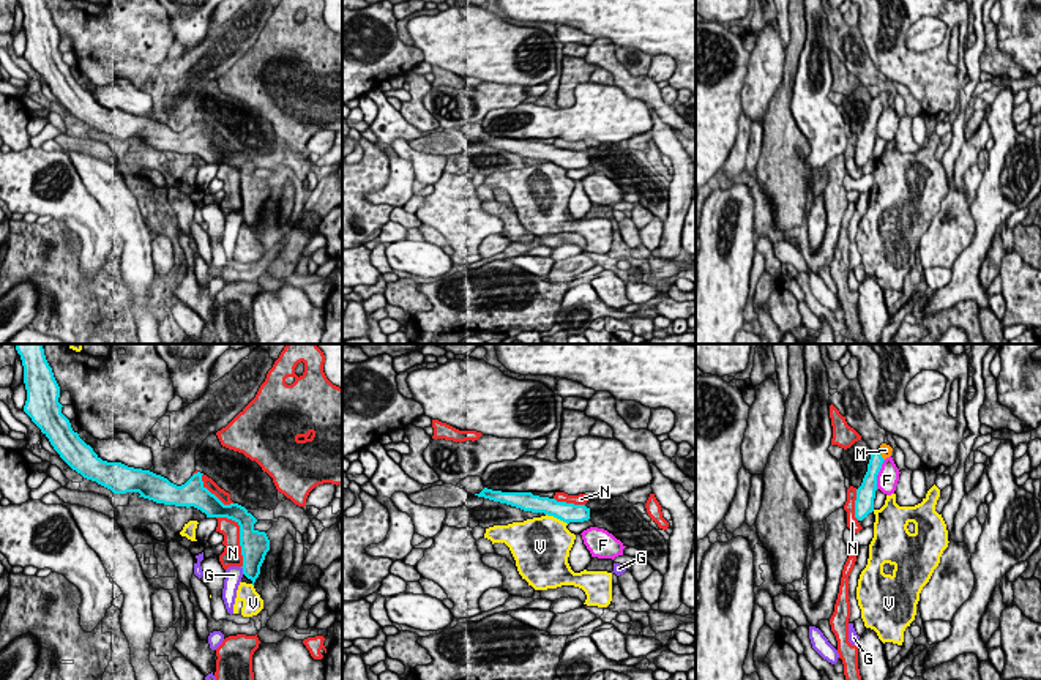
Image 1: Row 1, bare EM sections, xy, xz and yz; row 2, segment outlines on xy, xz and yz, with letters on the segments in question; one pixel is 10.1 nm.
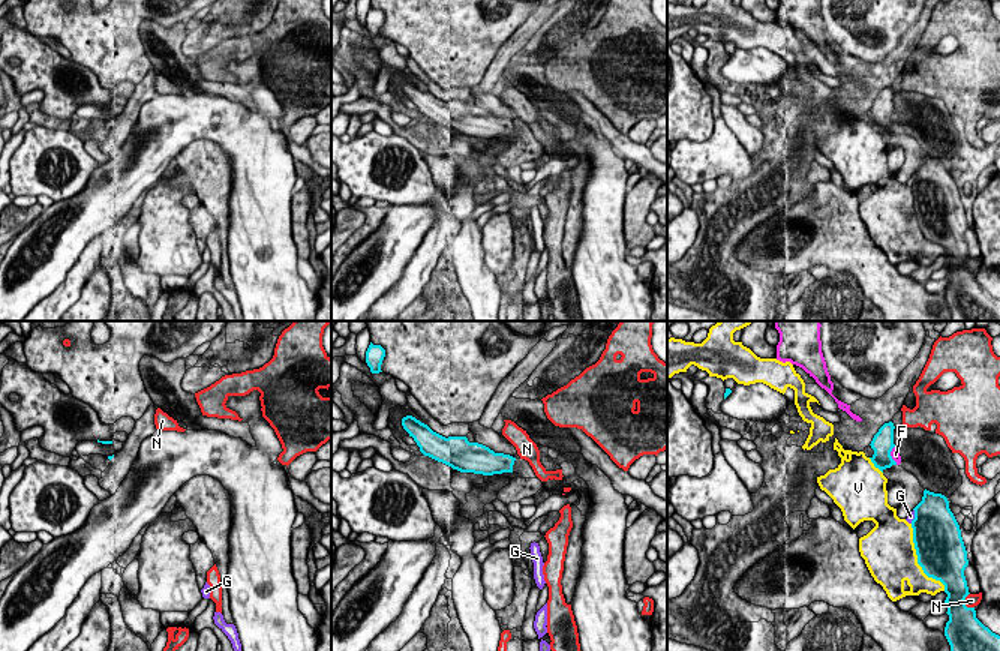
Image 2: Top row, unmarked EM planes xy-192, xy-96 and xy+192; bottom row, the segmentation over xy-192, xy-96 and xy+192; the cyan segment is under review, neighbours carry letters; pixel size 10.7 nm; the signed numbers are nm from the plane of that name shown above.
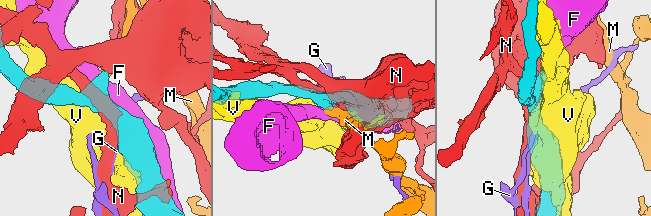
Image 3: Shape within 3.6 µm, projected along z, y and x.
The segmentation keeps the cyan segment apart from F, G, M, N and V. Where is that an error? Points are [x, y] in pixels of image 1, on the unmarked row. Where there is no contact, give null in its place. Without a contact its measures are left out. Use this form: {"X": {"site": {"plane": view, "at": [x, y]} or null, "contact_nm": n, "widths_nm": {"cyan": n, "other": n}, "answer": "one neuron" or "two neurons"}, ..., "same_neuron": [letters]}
{"F": {"site": {"plane": "yz", "at": [877, 120]}, "contact_nm": 320, "widths_nm": {"cyan": 190, "other": 220}, "answer": "two neurons"}, "G": {"site": {"plane": "xy", "at": [243, 216]}, "contact_nm": 90, "widths_nm": {"cyan": 260, "other": 170}, "answer": "two neurons"}, "M": {"site": {"plane": "yz", "at": [880, 101]}, "contact_nm": 130, "widths_nm": {"cyan": 140, "other": 130}, "answer": "one neuron"}, "N": {"site": {"plane": "xy", "at": [240, 182]}, "contact_nm": 600, "widths_nm": {"cyan": 280, "other": 190}, "answer": "two neurons"}, "V": {"site": {"plane": "xz", "at": [557, 164]}, "contact_nm": 260, "widths_nm": {"cyan": 190, "other": 460}, "answer": "two neurons"}, "same_neuron": ["M"]}

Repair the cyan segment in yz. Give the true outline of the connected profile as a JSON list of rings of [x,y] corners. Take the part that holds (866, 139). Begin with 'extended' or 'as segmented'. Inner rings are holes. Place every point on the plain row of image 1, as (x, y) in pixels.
extended; [[[882,90],[877,98],[872,98],[868,118],[863,125],[861,133],[856,136],[855,147],[855,164],[863,167],[869,159],[874,158],[874,145],[877,137],[877,121],[882,115],[882,110],[886,104],[891,103],[893,95],[886,90]]]

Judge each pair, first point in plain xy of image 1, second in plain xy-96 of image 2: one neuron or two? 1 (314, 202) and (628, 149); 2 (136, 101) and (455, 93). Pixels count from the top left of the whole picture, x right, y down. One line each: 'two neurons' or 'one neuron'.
1: two neurons
2: two neurons

